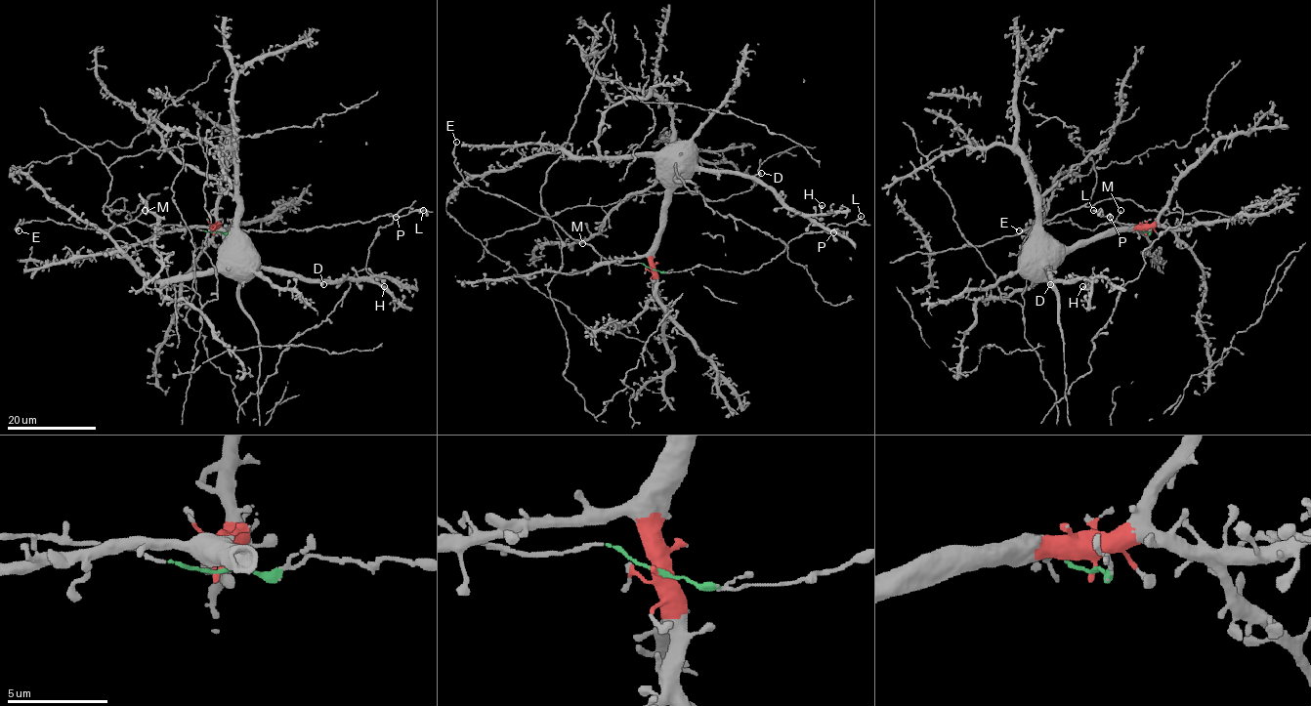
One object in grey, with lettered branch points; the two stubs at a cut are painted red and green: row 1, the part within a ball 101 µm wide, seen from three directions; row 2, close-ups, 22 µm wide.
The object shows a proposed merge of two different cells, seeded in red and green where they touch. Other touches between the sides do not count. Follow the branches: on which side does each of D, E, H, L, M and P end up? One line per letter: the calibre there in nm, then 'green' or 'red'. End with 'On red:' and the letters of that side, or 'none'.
D: calibre 440 nm; red
E: calibre 280 nm; green
H: calibre 440 nm; red
L: calibre 280 nm; green
M: calibre 360 nm; green
P: calibre 280 nm; green
On red: D, H

